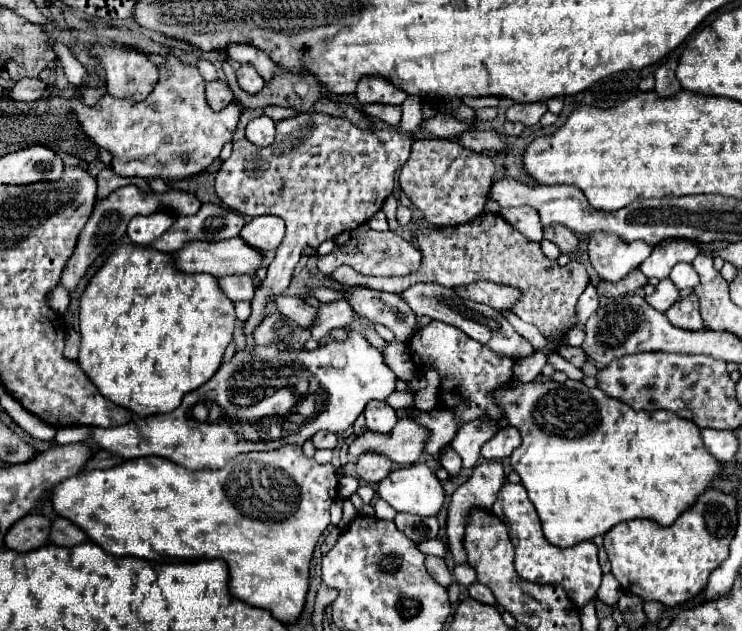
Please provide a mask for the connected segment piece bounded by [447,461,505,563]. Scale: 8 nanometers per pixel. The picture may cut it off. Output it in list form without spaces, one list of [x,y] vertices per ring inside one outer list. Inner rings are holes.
[[[485,461],[481,465],[477,465],[473,469],[473,475],[457,489],[451,497],[451,505],[449,505],[449,517],[447,517],[447,537],[449,537],[449,551],[453,555],[455,563],[465,563],[467,561],[467,553],[463,547],[463,537],[465,537],[465,523],[467,523],[467,515],[471,507],[479,507],[479,509],[491,509],[499,489],[505,483],[505,473],[501,463],[495,461]]]

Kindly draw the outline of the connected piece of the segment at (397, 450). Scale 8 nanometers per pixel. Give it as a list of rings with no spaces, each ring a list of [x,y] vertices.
[[[405,417],[389,433],[367,429],[349,445],[349,453],[353,457],[359,457],[363,453],[379,453],[397,465],[413,465],[423,453],[423,441],[423,427]]]

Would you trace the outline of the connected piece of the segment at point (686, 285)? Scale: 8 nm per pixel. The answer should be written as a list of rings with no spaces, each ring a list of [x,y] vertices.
[[[679,263],[671,269],[671,275],[669,279],[673,281],[673,285],[677,289],[693,289],[695,283],[699,283],[699,277],[693,269],[693,265],[687,265],[687,263]]]

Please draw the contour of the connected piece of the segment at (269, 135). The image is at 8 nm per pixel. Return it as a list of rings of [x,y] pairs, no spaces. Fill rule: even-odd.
[[[261,115],[261,117],[257,117],[257,119],[247,123],[245,135],[247,135],[247,139],[251,143],[255,143],[259,147],[267,147],[275,139],[275,121],[267,119],[265,115]]]

